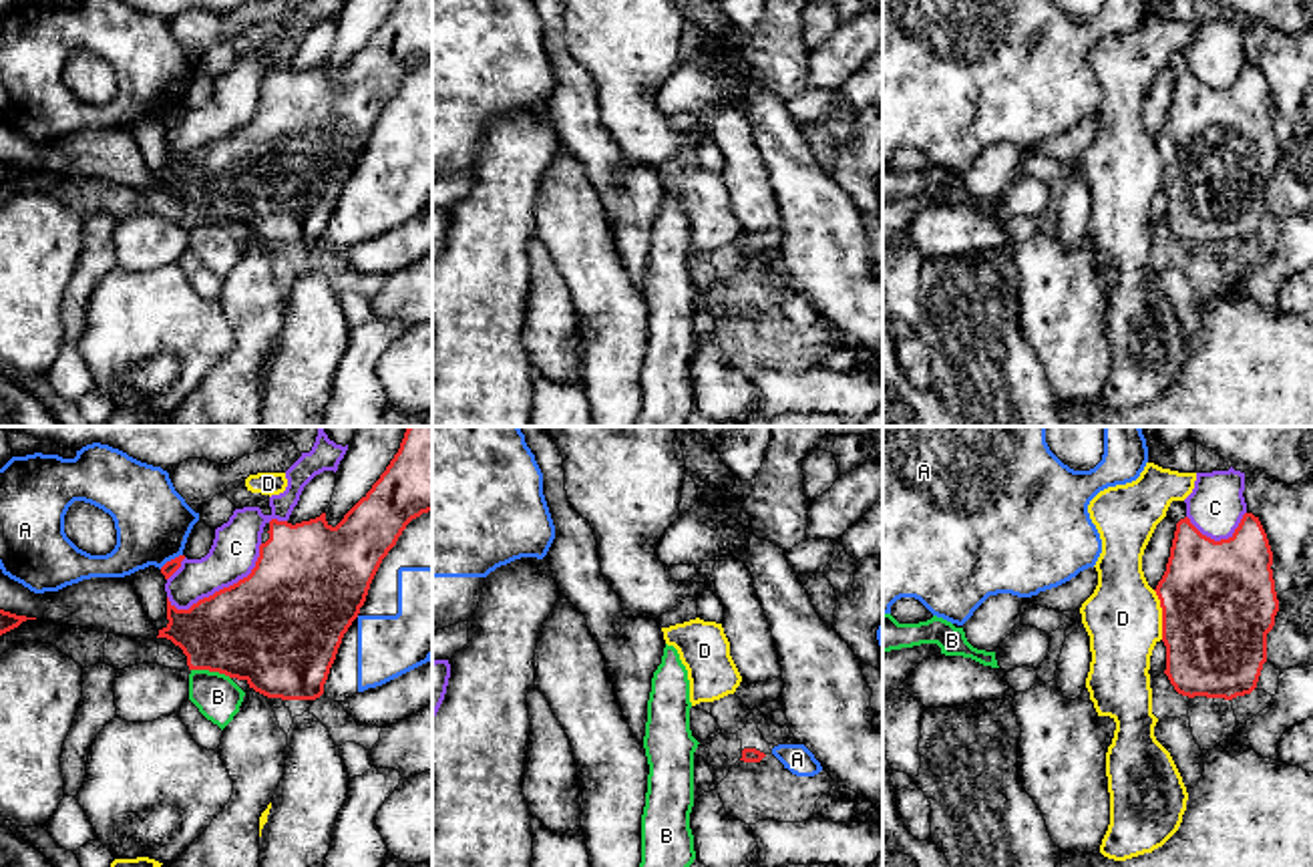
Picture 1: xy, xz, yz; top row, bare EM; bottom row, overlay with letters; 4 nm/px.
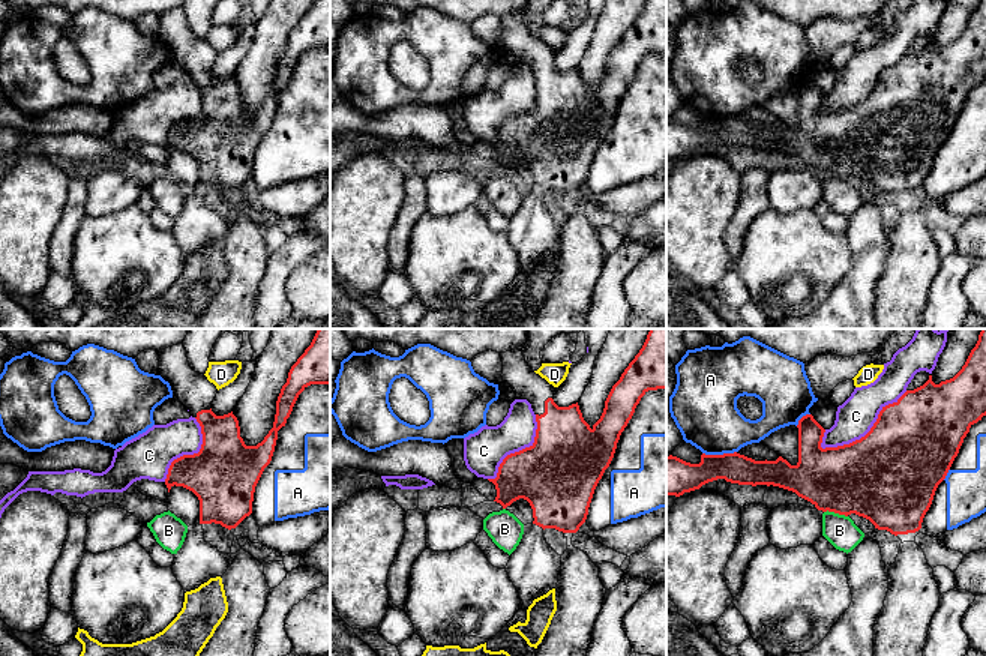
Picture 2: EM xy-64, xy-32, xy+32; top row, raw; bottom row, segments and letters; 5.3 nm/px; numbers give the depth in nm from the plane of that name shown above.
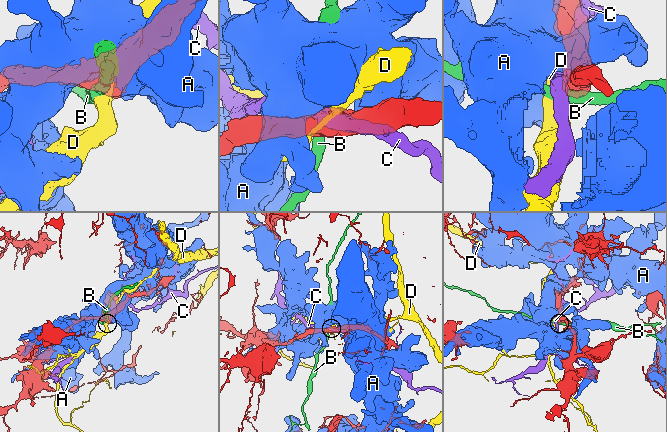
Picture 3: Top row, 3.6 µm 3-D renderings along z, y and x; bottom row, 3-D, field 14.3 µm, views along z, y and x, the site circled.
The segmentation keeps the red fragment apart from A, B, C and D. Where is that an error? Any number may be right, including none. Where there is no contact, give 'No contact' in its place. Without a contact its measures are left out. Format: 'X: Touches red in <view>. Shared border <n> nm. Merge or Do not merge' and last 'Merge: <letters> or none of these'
A: Touches red in xy. Shared border 110 nm. Do not merge
B: Touches red in xy. Shared border 170 nm. Do not merge
C: Touches red in xy. Shared border 440 nm. Do not merge
D: Touches red in yz. Shared border 200 nm. Do not merge
Merge: none of these

